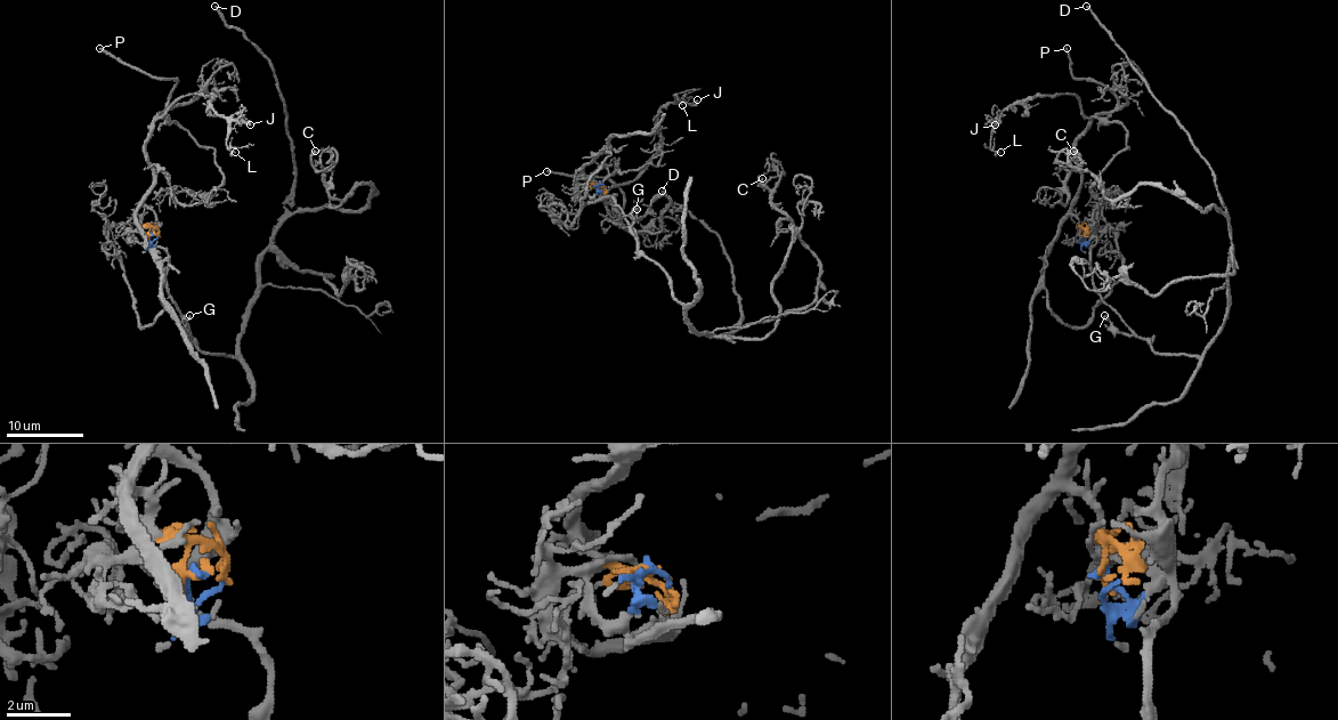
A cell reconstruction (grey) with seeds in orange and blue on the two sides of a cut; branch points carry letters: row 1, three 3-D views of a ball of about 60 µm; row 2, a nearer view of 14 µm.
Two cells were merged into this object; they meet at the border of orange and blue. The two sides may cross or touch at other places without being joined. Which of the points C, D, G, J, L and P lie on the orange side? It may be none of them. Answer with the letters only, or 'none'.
J, L, P

